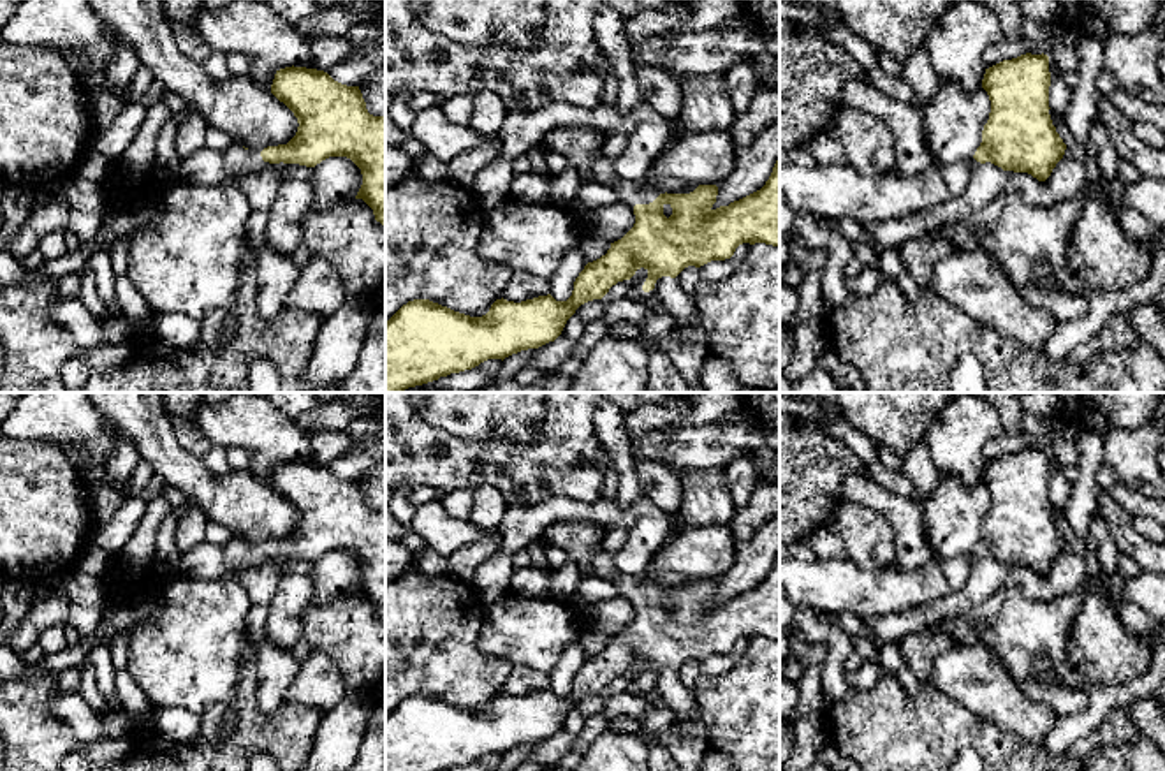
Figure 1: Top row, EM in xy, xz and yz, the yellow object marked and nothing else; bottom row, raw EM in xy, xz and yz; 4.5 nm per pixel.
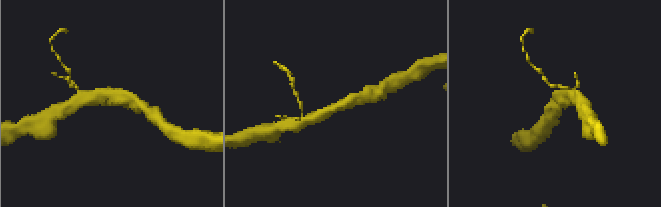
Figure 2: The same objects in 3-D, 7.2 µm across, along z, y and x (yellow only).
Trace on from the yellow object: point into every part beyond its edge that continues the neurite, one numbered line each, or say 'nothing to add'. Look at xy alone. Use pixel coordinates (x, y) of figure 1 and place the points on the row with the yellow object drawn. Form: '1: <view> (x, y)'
1: xy (238, 161)

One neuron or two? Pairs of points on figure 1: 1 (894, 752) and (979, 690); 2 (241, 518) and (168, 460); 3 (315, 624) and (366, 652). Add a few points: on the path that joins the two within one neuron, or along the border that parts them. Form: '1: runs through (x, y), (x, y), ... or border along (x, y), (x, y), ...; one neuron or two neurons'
1: border along (928, 678), (996, 724); two neurons
2: runs through (224, 500), (206, 491), (185, 470); one neuron
3: runs through (328, 627), (344, 629), (354, 639); one neuron

